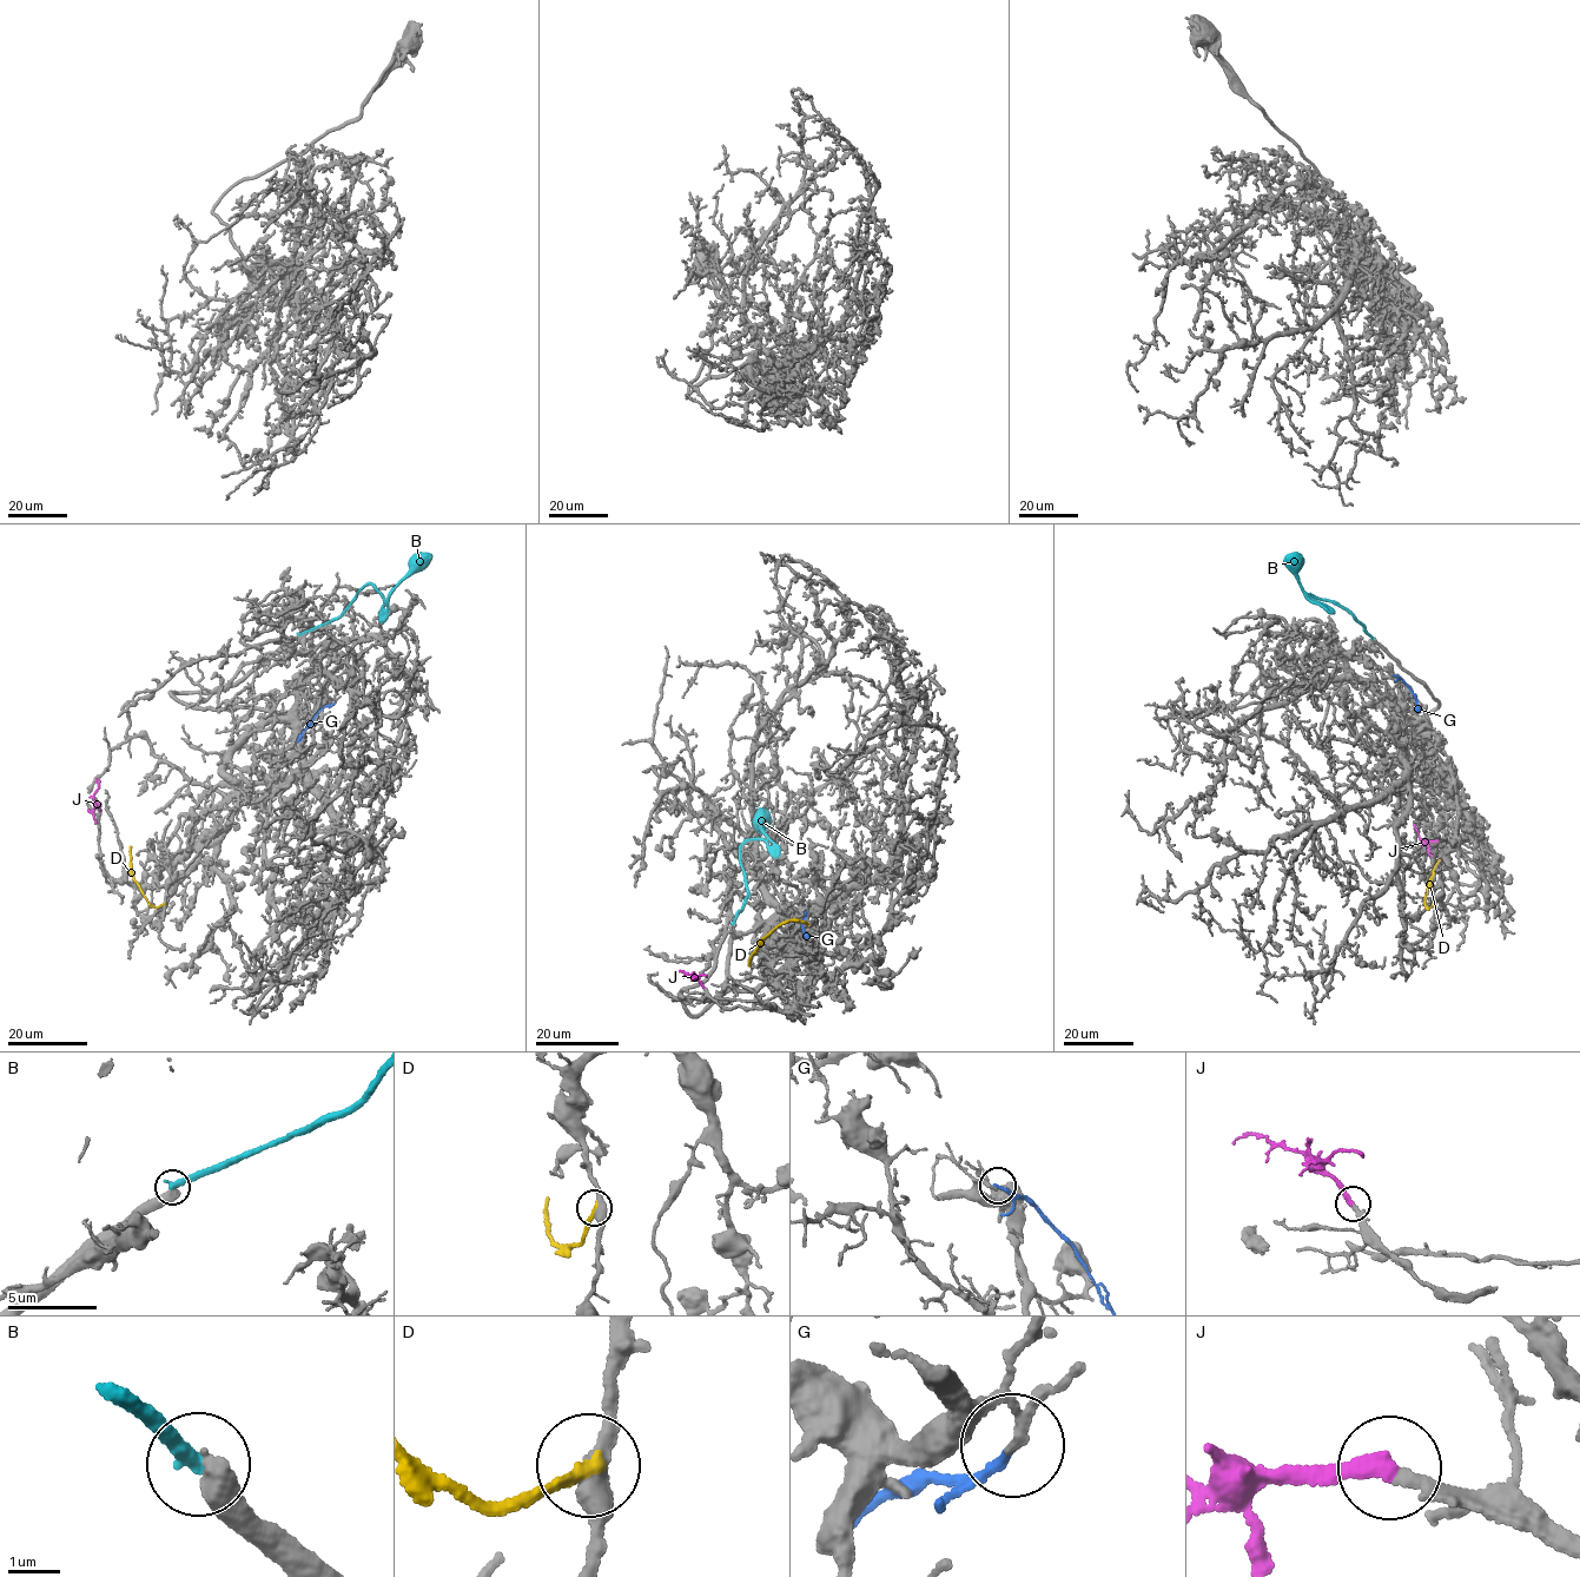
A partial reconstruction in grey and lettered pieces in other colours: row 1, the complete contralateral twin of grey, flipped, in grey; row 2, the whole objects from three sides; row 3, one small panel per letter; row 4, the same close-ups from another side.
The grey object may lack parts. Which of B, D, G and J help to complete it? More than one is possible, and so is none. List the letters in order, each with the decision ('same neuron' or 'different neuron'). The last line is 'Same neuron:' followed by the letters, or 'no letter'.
B: different neuron
D: different neuron
G: different neuron
J: same neuron
Same neuron: J

